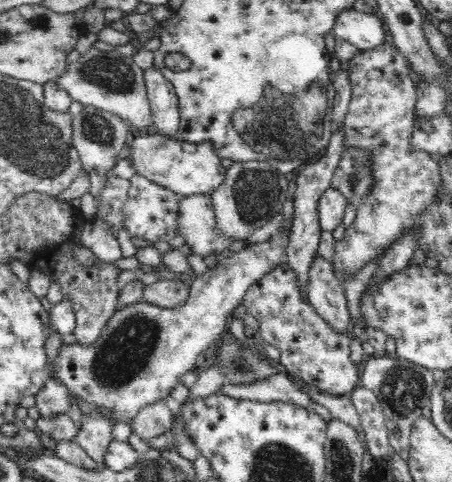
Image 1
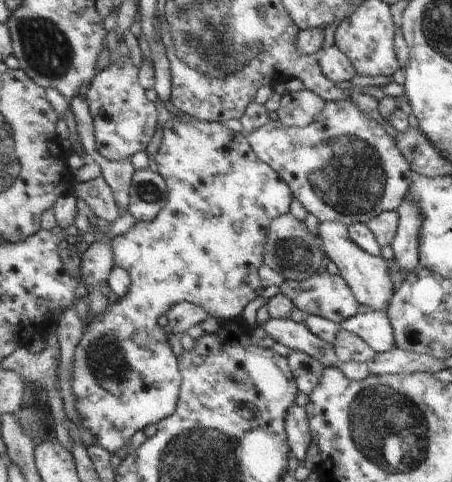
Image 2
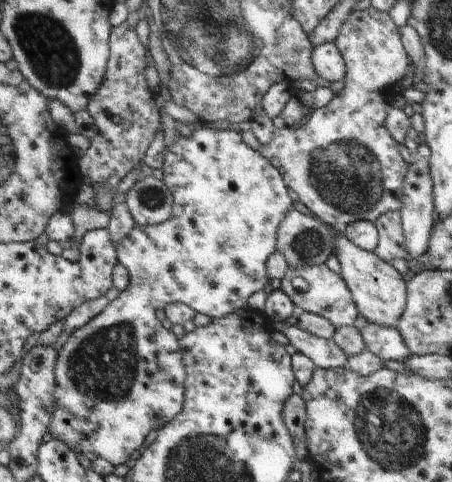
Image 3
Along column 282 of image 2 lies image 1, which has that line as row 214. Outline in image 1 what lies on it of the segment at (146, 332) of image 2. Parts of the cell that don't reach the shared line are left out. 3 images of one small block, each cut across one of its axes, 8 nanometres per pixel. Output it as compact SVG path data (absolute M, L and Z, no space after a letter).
M212 194L178 196L174 236L182 236L192 254L208 258L230 250L236 238L226 234L218 222Z

